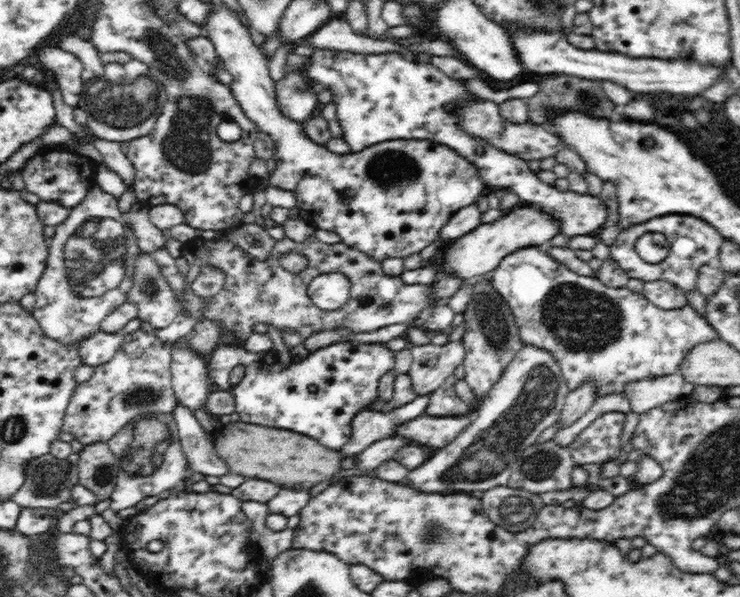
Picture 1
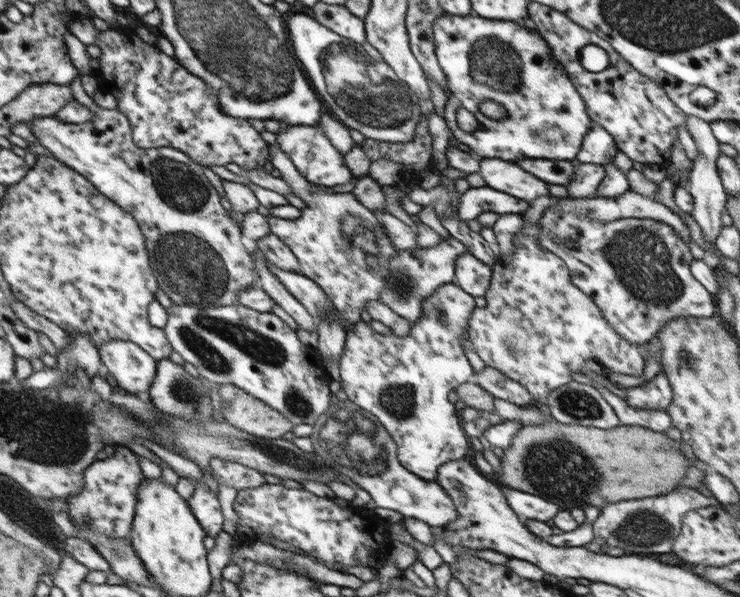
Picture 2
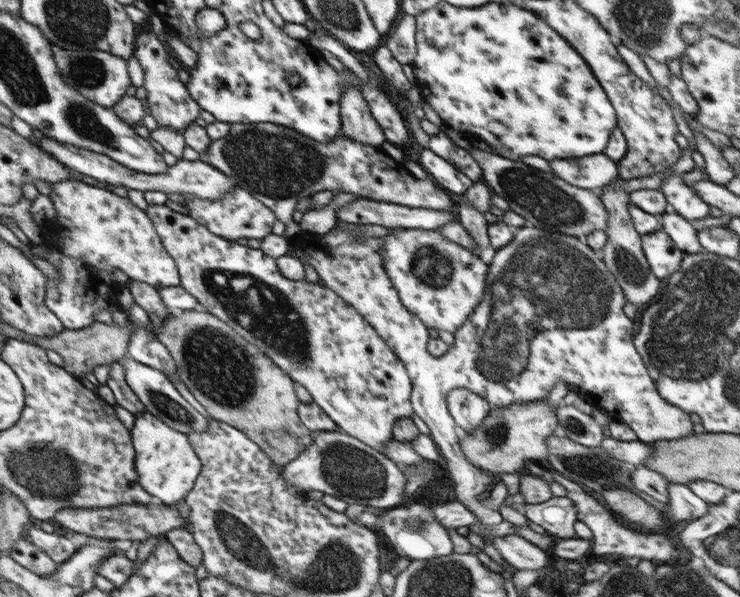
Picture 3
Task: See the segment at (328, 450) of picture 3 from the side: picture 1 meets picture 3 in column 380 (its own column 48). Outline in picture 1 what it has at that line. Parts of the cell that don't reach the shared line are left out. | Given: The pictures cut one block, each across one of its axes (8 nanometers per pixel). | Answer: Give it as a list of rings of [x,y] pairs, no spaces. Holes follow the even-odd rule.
[[[52,454],[33,459],[24,470],[26,480],[10,500],[23,508],[57,508],[71,500],[71,487],[78,482],[78,469]]]

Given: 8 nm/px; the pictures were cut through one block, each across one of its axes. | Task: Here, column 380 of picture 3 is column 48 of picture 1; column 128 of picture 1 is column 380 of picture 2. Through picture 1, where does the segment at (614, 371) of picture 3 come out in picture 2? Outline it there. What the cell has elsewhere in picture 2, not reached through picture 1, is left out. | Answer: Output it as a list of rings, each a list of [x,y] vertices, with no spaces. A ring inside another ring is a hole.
[[[278,145],[269,147],[269,156],[292,194],[307,204],[296,220],[267,215],[270,232],[294,253],[302,268],[300,272],[327,294],[335,310],[351,324],[357,323],[366,302],[379,300],[381,288],[386,285],[388,260],[398,250],[387,240],[375,211],[364,207],[352,192],[334,193],[308,183]]]

